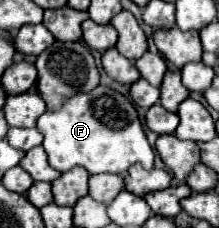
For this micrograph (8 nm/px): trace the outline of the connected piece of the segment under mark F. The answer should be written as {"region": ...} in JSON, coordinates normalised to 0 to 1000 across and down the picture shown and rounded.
{"region":[[[443,377],[406,412],[352,412],[315,430],[260,491],[187,500],[169,561],[205,596],[196,649],[224,684],[224,719],[269,754],[379,728],[406,763],[553,763],[626,711],[662,746],[699,737],[708,675],[671,623],[626,482],[589,430],[489,377]]]}

